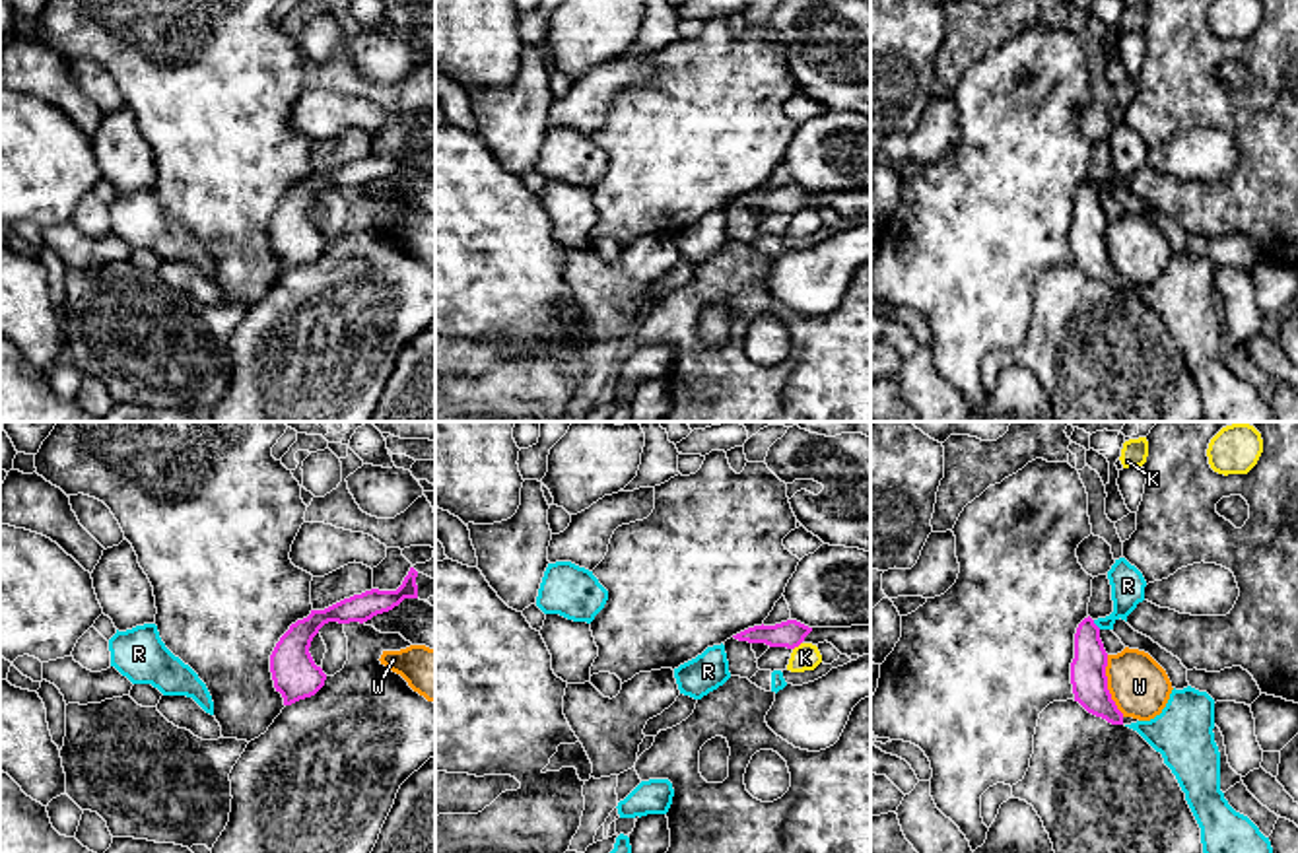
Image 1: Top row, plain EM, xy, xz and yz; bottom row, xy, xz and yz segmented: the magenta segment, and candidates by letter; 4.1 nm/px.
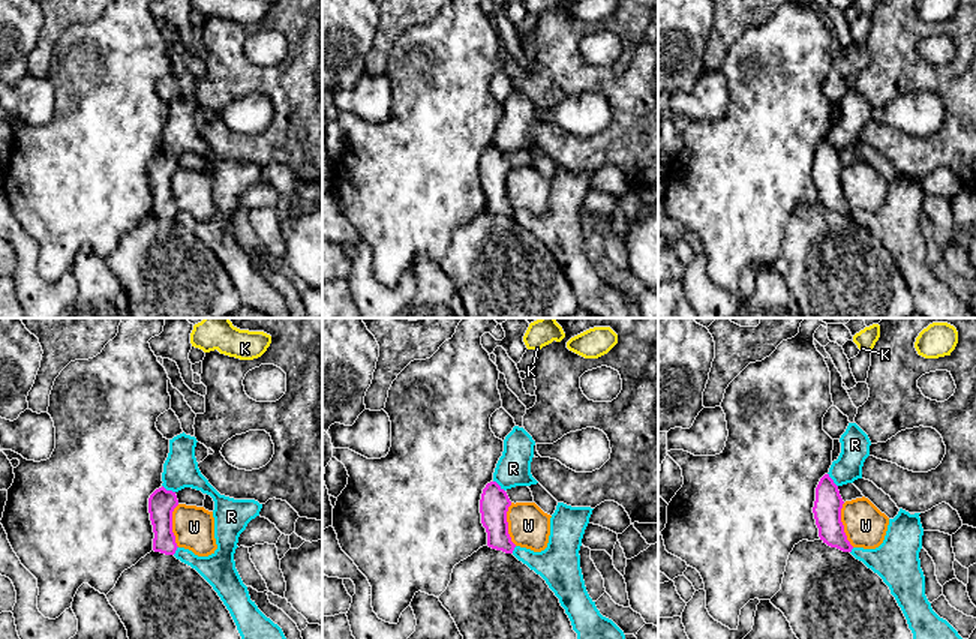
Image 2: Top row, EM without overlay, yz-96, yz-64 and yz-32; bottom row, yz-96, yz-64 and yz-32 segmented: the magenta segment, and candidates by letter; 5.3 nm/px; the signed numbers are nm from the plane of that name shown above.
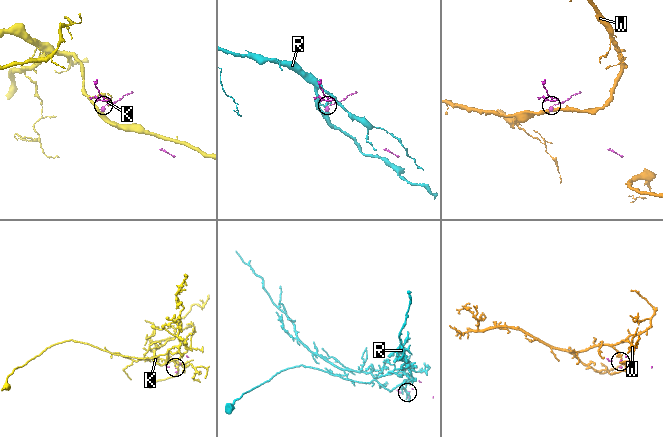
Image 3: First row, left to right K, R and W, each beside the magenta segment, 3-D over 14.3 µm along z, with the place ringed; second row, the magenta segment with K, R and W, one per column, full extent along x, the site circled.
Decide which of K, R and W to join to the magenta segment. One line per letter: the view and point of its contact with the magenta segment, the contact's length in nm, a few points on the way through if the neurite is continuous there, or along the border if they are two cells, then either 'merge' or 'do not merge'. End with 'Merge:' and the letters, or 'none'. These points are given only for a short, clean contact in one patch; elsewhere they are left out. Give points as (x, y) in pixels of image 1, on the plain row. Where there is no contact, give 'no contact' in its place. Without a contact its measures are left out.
K: meets magenta in xz at (797, 210); contact 50 nm long; border along xz (801, 206), (793, 214); do not merge
R: meets magenta in yz at (1094, 189); contact 50 nm long; do not merge
W: meets magenta in yz at (1106, 251); contact 260 nm long; border along yz (1106, 220), (1106, 253), (1124, 280); do not merge
Merge: none

